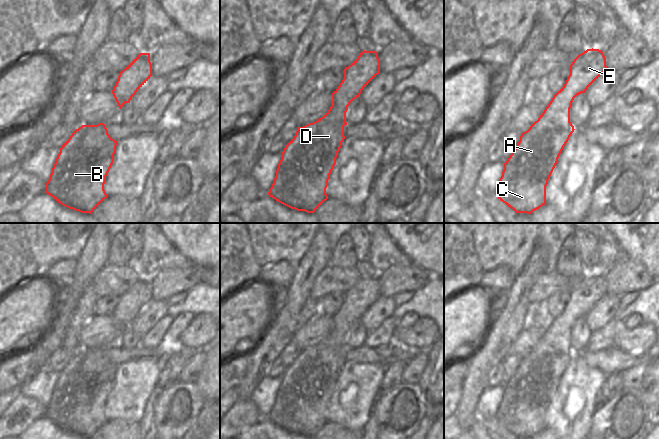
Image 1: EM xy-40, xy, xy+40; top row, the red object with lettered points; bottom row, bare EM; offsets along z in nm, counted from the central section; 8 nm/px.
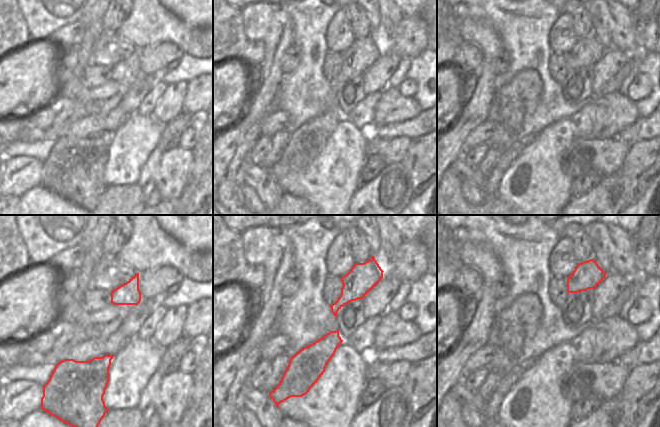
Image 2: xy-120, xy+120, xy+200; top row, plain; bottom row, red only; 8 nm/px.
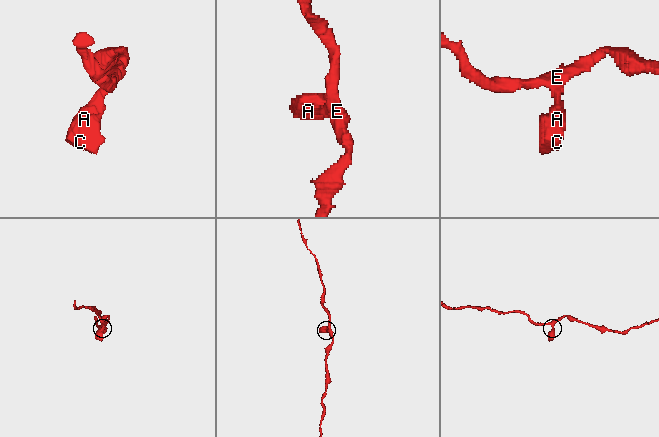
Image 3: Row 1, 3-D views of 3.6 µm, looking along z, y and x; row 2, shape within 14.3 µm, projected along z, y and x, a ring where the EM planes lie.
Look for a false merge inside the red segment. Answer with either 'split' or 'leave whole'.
leave whole

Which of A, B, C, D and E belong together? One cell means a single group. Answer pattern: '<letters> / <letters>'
A B C D E

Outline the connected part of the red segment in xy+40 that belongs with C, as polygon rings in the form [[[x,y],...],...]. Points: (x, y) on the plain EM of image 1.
[[[587,273],[570,289],[564,310],[553,320],[504,387],[496,412],[500,425],[516,437],[531,438],[546,428],[546,410],[558,382],[574,356],[570,332],[574,322],[608,295],[599,273]]]

